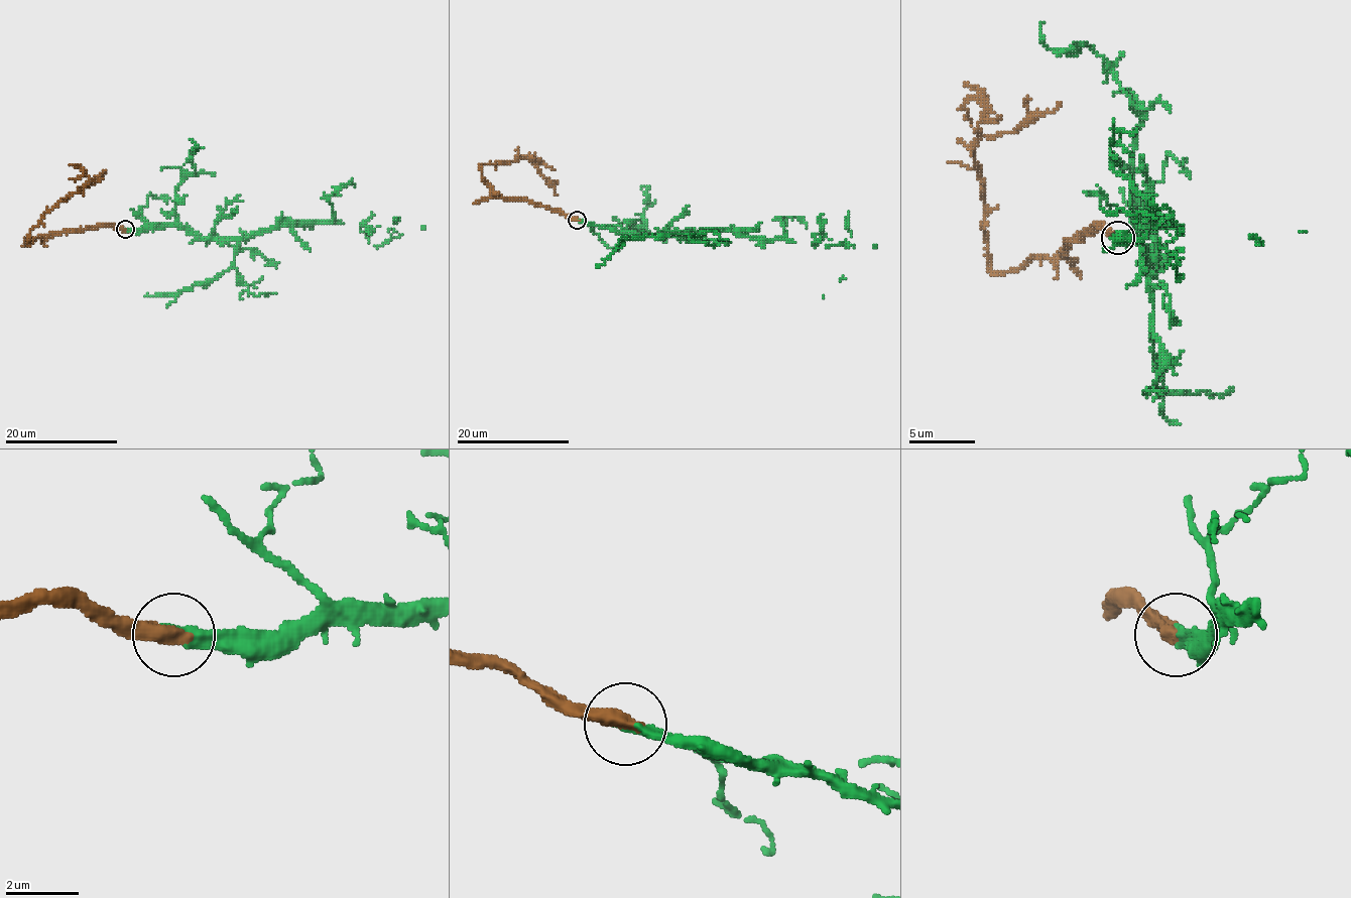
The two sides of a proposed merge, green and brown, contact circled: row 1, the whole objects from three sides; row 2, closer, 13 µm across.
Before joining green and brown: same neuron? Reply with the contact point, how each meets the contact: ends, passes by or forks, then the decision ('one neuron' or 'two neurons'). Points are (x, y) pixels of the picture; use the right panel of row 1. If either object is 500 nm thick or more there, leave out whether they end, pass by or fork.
(1117, 237) | green ends | brown ends | one neuron

